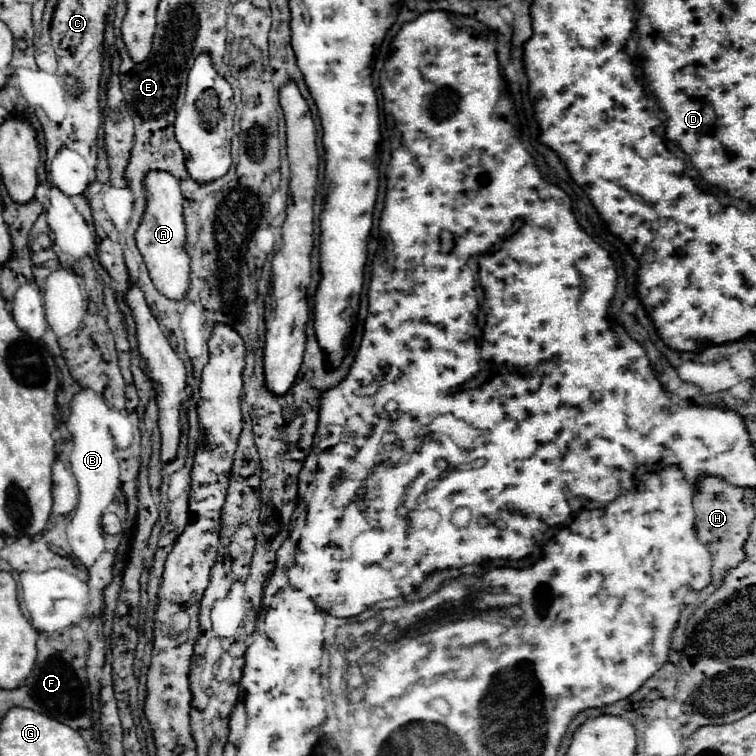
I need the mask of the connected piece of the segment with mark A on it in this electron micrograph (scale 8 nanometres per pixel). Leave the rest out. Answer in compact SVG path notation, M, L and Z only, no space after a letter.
M148 171L144 177L146 193L146 211L142 215L140 227L136 229L136 245L144 257L144 263L150 271L150 279L162 295L168 299L182 299L188 291L188 253L184 249L186 233L182 219L182 193L178 181L168 171Z

